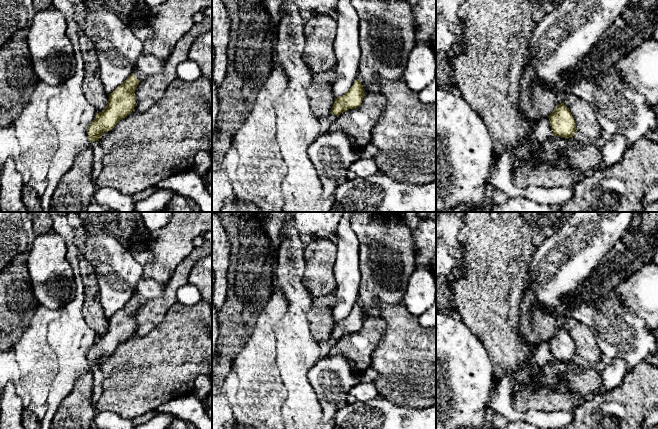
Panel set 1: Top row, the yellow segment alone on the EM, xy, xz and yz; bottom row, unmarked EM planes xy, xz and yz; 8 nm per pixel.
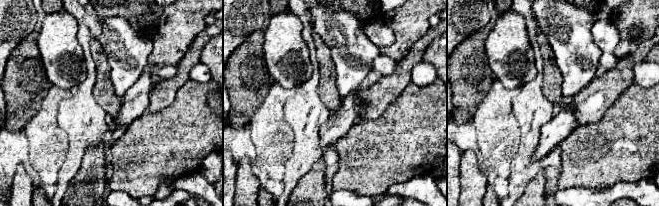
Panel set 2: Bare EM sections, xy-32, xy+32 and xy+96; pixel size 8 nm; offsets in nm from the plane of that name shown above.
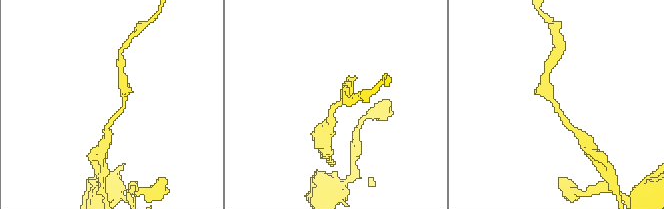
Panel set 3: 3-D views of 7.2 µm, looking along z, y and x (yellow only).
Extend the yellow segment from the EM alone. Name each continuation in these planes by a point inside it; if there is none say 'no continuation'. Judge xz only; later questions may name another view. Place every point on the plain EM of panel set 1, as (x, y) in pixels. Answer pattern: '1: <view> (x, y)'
no continuation

